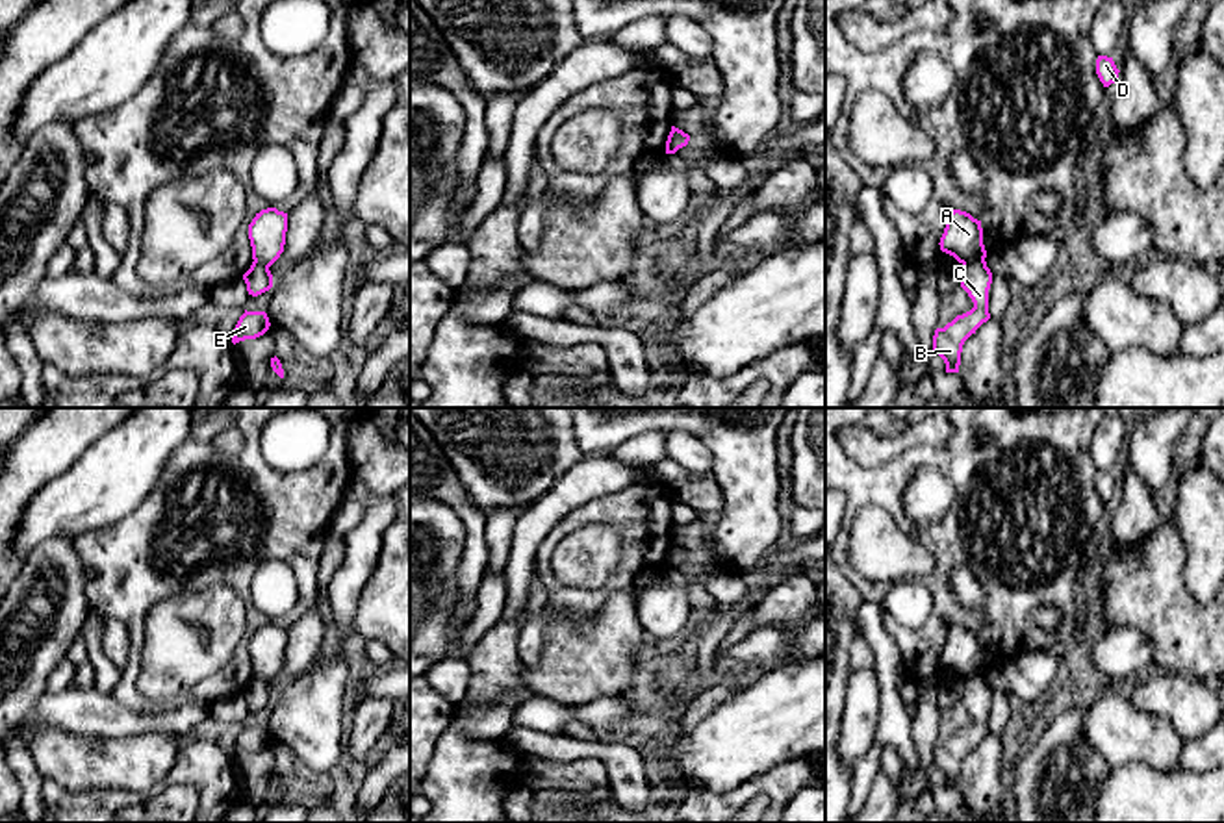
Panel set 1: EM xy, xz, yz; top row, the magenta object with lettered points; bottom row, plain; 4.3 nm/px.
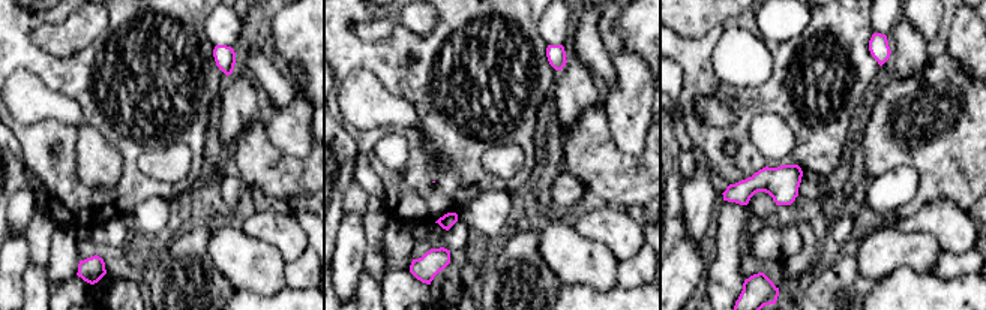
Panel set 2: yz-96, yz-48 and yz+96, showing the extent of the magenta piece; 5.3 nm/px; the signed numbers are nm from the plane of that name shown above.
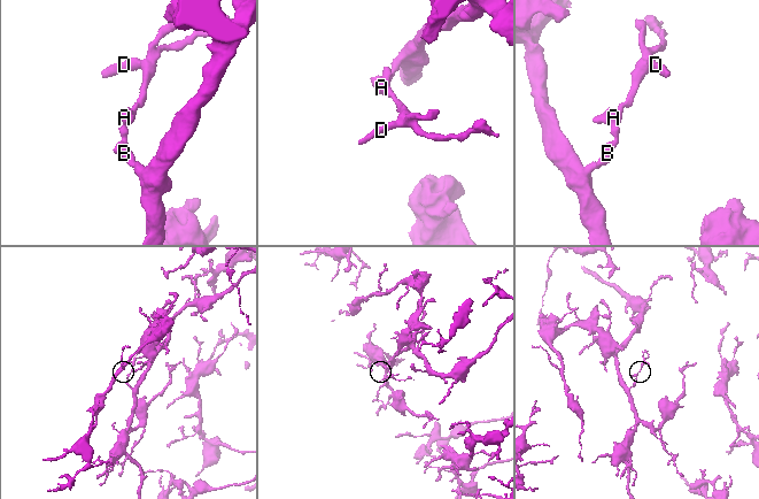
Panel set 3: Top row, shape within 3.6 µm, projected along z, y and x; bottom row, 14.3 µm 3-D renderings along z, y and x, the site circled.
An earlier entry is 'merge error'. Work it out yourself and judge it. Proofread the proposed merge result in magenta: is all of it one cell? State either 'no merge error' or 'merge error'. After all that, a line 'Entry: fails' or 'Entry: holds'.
merge error
Entry: holds

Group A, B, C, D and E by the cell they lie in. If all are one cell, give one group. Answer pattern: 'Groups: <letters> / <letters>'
Groups: A D / B C E

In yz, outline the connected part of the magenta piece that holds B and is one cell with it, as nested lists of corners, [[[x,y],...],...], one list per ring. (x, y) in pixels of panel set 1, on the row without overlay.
[[[970,677],[963,680],[961,703],[968,708],[974,723],[963,730],[957,730],[944,743],[937,743],[933,751],[933,766],[944,775],[946,788],[959,788],[961,767],[964,756],[975,749],[975,745],[990,734],[988,728],[988,704],[992,699],[992,688],[987,677]]]

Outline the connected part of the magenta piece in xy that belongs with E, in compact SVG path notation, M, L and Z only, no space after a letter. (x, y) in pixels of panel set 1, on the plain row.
M247 727L239 732L232 758L239 758L245 754L256 754L269 745L271 738L265 727Z

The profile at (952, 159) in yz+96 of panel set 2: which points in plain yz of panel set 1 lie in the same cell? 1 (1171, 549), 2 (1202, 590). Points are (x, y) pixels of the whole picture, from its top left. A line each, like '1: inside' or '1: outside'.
1: inside
2: outside

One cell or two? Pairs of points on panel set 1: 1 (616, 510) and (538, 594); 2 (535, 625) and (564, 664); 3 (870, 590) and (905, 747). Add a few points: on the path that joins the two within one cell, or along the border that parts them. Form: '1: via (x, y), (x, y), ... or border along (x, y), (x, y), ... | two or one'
1: border along (535, 573), (553, 605) | two
2: border along (548, 614), (542, 655), (525, 666) | two
3: border along (865, 599), (878, 608), (881, 625), (894, 642) | two

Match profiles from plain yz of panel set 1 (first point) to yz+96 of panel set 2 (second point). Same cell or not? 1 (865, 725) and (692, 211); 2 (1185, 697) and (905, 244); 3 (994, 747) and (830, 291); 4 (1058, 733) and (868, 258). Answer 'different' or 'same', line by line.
1: same
2: different
3: different
4: different

